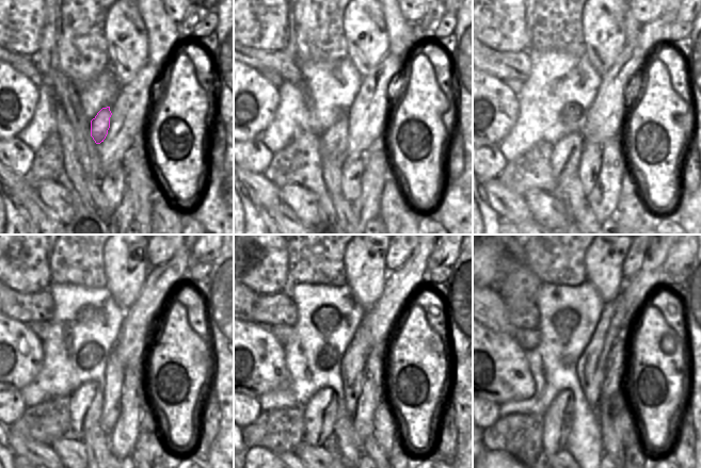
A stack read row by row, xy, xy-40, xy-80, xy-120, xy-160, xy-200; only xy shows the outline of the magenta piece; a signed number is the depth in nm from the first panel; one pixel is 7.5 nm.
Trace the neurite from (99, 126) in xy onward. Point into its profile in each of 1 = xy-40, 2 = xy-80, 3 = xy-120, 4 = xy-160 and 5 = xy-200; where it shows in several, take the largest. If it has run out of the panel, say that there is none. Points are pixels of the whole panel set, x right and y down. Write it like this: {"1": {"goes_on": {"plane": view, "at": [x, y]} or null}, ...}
{"1": {"goes_on": {"plane": "xy-40", "at": [334, 140]}}, "2": {"goes_on": {"plane": "xy-80", "at": [567, 154]}}, "3": {"goes_on": {"plane": "xy-120", "at": [85, 403]}}, "4": {"goes_on": {"plane": "xy-160", "at": [320, 414]}}, "5": {"goes_on": {"plane": "xy-200", "at": [557, 420]}}}

